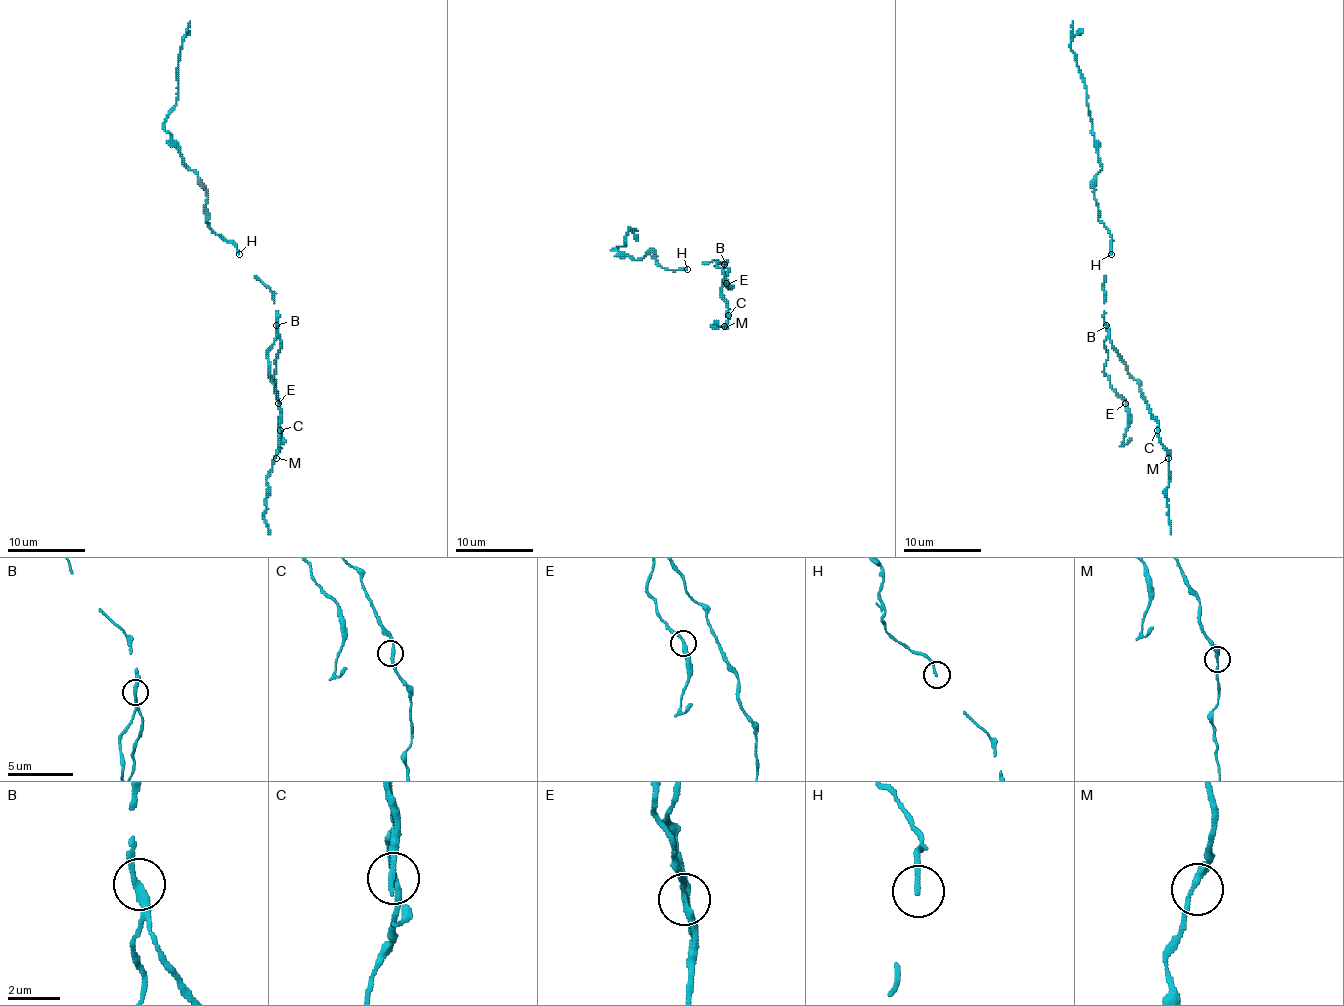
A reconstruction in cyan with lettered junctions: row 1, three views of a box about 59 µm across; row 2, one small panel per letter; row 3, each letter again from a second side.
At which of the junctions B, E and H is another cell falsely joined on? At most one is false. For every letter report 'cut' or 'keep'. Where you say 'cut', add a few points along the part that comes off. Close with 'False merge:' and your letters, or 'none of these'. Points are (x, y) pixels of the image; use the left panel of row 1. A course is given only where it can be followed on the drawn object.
B: cut; foreign part runs (276, 324), (280, 348), (274, 381), (280, 409), (280, 450), (266, 479), (268, 497), (264, 522), (270, 534)
E: keep
H: keep
False merge: B

